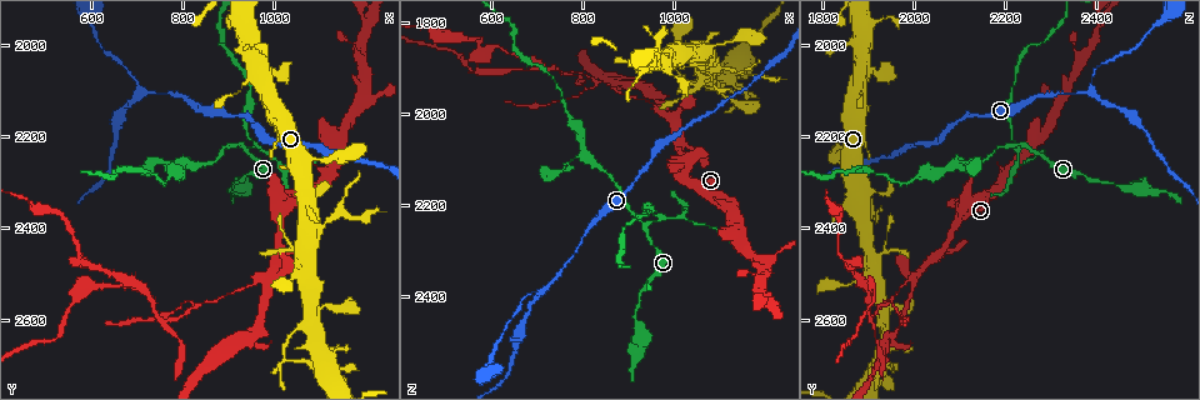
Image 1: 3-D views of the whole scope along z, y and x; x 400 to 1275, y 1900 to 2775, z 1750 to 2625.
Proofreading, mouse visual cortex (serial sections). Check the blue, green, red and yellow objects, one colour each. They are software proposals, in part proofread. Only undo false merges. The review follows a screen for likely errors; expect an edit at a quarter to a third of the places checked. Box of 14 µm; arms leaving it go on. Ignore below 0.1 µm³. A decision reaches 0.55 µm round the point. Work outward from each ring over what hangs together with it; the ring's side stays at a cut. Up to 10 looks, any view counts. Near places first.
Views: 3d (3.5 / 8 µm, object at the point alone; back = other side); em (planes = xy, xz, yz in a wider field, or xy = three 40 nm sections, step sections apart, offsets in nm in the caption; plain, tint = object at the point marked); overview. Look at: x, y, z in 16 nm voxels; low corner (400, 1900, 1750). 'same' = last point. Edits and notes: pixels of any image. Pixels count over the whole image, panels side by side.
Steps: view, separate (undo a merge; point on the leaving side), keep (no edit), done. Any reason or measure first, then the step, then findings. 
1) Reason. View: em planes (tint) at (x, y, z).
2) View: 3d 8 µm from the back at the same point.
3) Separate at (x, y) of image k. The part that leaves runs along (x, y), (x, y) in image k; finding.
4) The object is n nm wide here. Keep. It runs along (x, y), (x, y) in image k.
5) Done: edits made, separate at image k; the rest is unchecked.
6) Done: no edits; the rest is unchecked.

Abrupt turn. View: 3d 3.5 µm at (1085, 2405, 1900).

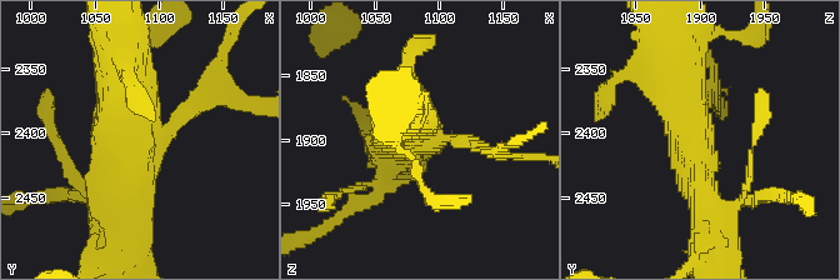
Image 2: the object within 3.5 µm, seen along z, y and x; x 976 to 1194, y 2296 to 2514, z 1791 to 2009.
Shape alone is not enough. View: em xy step 5 (tint) at (1094, 2402, 1894).

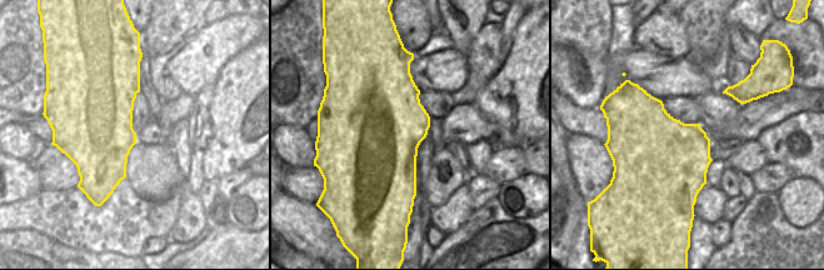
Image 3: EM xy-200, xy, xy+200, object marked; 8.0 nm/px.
3 arms meet here. Separate at (196, 94) of image 2. The part that leaves runs along (168, 129), (205, 94), (259, 105) in image 2; two cells meet here.

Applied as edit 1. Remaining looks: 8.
Calibre changes. View: 3d 3.5 µm at (1135, 2725, 1905).

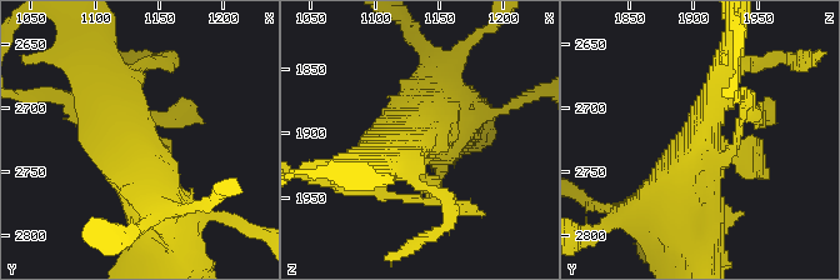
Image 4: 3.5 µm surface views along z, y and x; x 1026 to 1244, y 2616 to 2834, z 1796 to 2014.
Need the tissue. View: em xy step 1 (tint) at (1128, 2730, 1908).

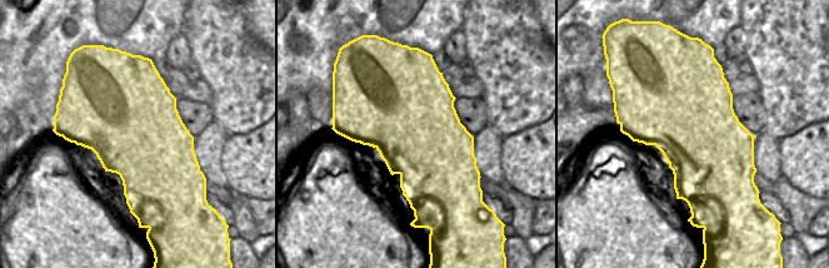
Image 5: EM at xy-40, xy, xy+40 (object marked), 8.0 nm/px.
Separate at (379, 194) of image 4. The part that leaves runs along (733, 141), (740, 119), (765, 115) in image 4; a second cell is stuck on.

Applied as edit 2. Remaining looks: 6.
Narrows sharply. View: 3d 3.5 µm from the back at (940, 2225, 2250).

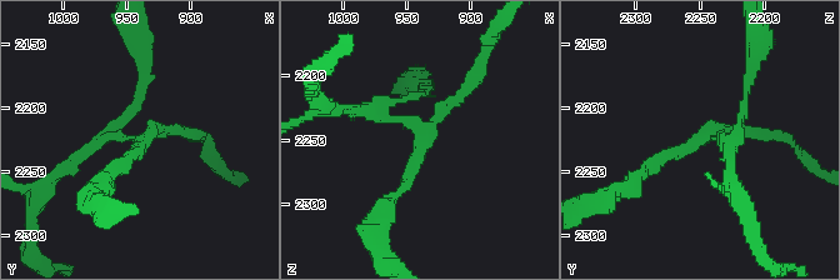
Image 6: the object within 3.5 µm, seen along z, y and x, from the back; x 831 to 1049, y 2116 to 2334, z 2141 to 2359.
Now the EM. View: em xy step 5 (tint) at (938, 2224, 2244).

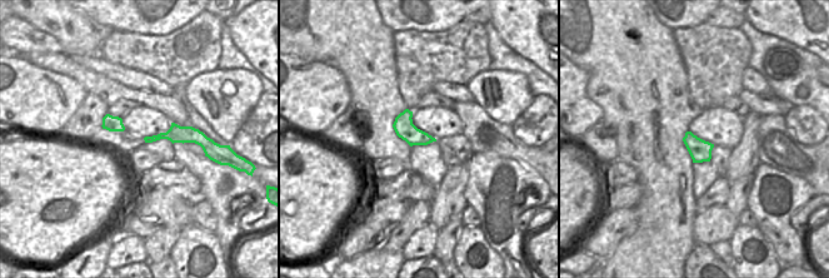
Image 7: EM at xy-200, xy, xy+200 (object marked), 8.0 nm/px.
The object is 160 nm wide here. Separate at (141, 91) of image 6. The part that leaves runs along (134, 136), (106, 133), (134, 109), (141, 64) in image 6; two cells meet here.

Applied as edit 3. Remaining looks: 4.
A narrow waist. View: 3d 3.5 µm at (720, 2105, 2385).

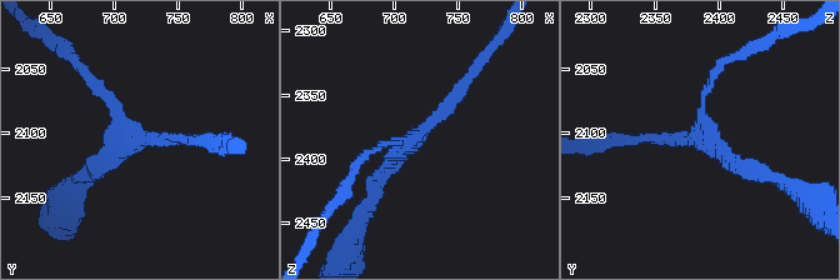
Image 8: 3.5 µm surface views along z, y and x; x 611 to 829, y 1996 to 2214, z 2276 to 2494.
Need the tissue. View: em xy step 5 (tint) at (714, 2104, 2382).

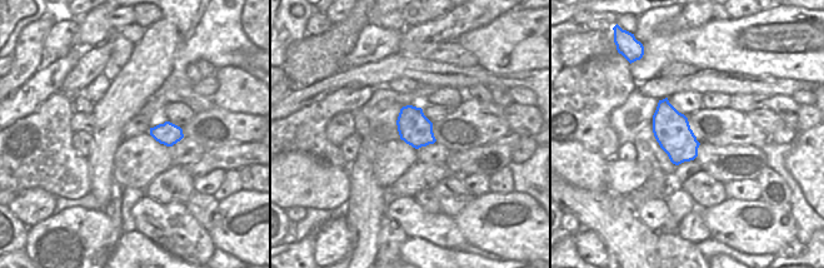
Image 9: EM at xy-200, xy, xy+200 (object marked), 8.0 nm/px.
3 arms meet here; the arms are 100, 150, 200 nm wide. Keep. It runs along (473, 74), (419, 135), (365, 158) in image 8; all the same cell.

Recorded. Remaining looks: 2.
Done: edits made, separate at image 2, separate at image 4, separate at image 6; the rest is unchecked.

